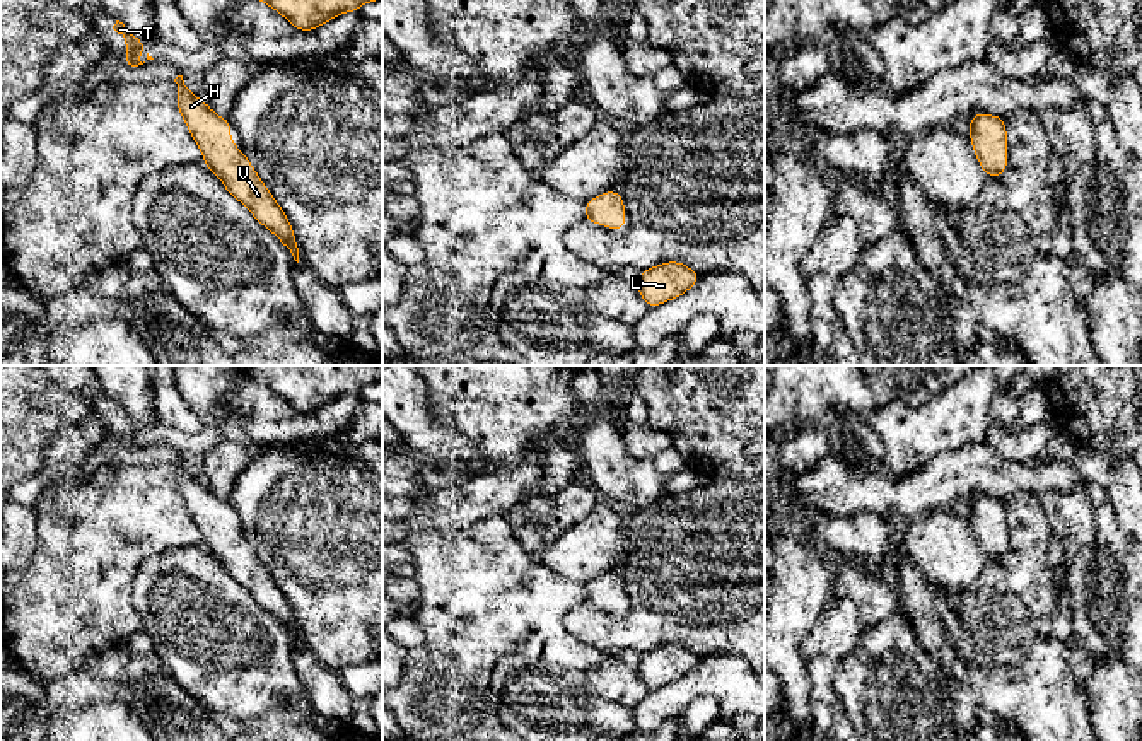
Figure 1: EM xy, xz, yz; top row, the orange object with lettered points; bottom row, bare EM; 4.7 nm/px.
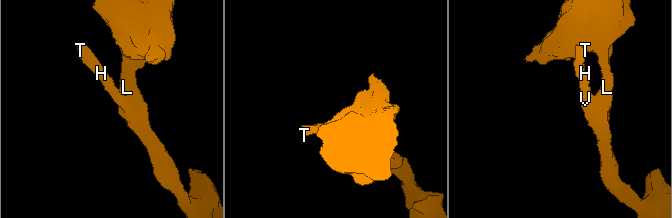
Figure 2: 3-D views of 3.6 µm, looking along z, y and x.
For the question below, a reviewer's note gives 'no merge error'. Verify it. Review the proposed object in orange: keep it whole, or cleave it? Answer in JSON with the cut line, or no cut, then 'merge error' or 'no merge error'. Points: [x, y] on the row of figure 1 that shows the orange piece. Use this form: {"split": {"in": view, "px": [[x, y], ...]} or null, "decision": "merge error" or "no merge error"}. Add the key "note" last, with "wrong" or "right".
{"split": null, "decision": "no merge error", "note": "right"}

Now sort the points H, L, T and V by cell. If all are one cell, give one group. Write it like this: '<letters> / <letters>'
H L T V

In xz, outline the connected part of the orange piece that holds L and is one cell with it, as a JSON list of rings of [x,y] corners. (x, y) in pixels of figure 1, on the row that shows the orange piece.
[[[669,261],[640,271],[640,280],[635,285],[649,307],[673,300],[691,289],[700,273],[685,266],[679,261]]]

